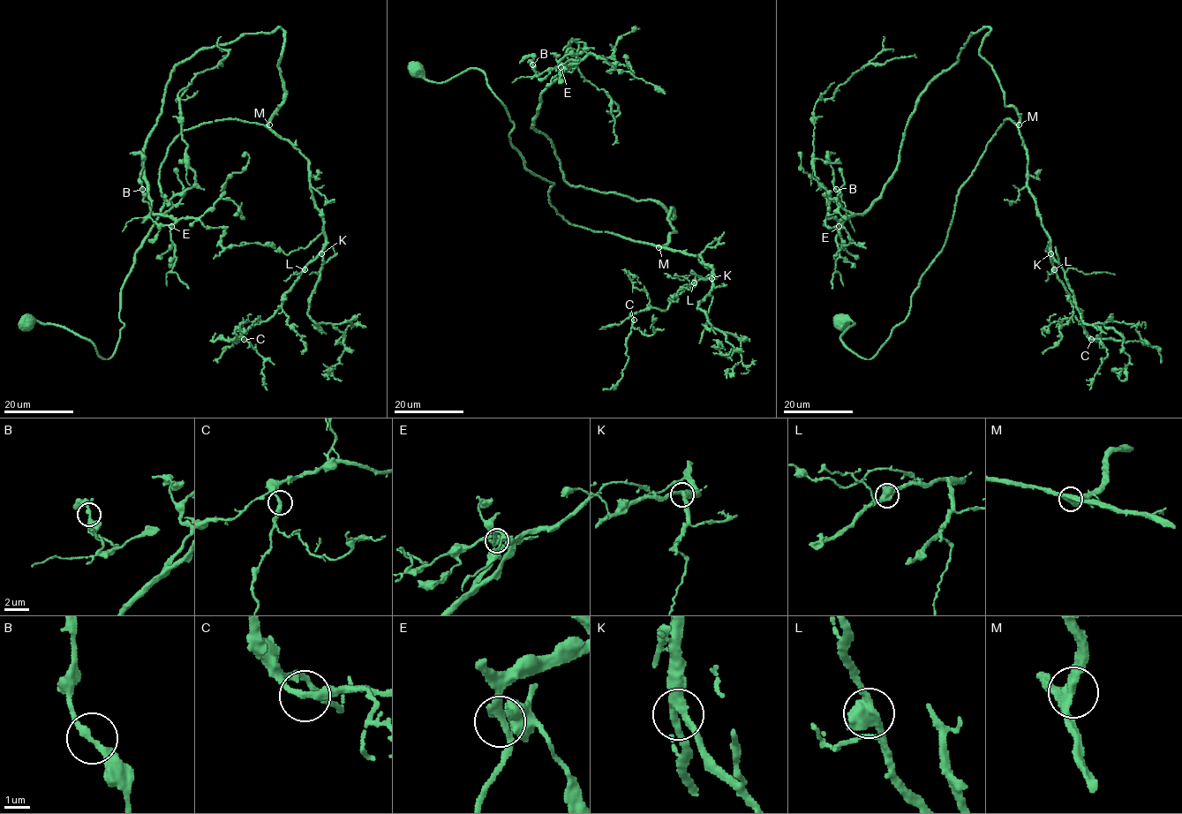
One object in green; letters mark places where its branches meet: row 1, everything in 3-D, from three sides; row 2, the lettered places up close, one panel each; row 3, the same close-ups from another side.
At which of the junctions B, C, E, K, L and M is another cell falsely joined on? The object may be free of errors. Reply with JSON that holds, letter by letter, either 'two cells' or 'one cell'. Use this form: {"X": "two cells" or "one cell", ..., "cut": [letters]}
{"B": "one cell", "C": "one cell", "E": "one cell", "K": "one cell", "L": "one cell", "M": "one cell", "cut": []}

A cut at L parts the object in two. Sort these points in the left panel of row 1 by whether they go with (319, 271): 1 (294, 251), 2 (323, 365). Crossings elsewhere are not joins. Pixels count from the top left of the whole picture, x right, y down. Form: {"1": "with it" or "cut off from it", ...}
{"1": "with it", "2": "with it"}

